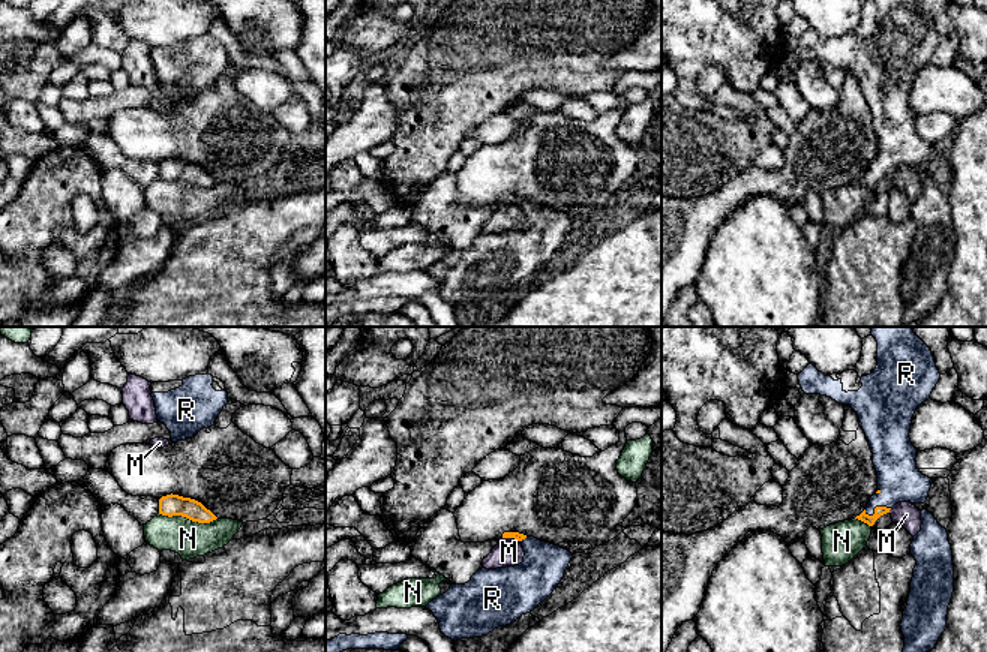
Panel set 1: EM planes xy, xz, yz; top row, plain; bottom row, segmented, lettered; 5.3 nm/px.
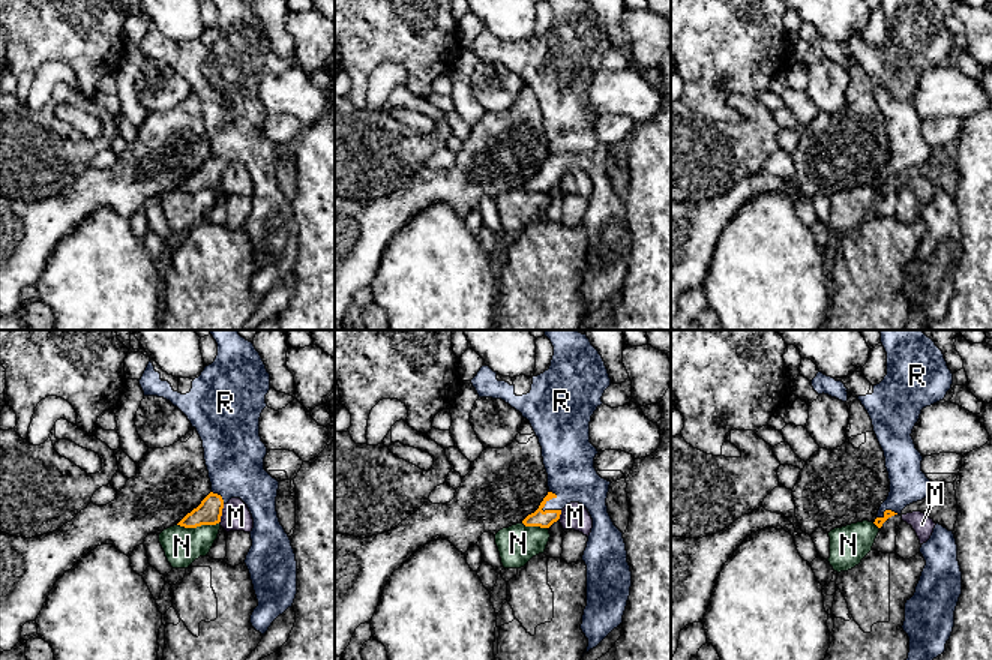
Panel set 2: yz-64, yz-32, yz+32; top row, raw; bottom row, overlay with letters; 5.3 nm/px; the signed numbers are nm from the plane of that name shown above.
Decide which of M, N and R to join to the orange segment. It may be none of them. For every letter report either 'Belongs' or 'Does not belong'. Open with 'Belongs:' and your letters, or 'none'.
Belongs: R
M: Does not belong
N: Does not belong
R: Belongs

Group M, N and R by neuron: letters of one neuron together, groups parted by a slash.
M / N / R

